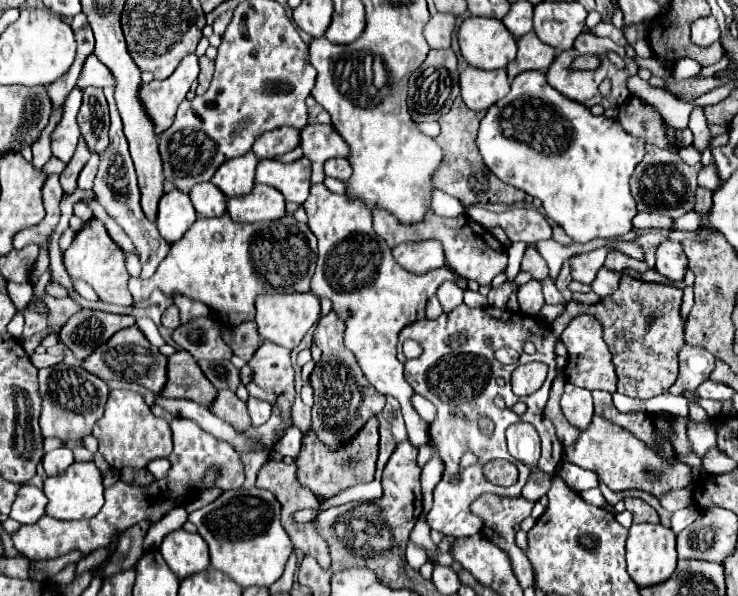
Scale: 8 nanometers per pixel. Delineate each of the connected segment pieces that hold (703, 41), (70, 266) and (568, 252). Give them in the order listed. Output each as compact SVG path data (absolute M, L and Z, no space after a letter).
M714 16L698 18L692 24L692 42L694 44L698 44L698 46L710 46L718 38L720 38L720 30L718 30L718 24L716 24Z
M98 220L86 222L84 228L76 234L72 246L64 252L62 262L66 266L66 272L72 278L78 278L78 280L84 280L86 284L90 284L94 288L94 292L100 296L102 302L120 304L120 306L130 306L132 304L132 296L126 288L128 272L124 268L124 254L120 250L120 246L116 246L110 240L102 222L98 222Z
M633 231L627 234L613 237L613 238L601 238L592 240L586 244L573 243L568 246L562 246L554 240L544 240L544 242L538 242L536 248L540 250L540 254L544 256L546 264L550 266L550 278L552 282L556 282L560 270L562 270L562 264L572 256L572 254L580 254L580 252L590 252L596 250L596 248L602 248L602 246L608 246L608 244L614 244L618 241L634 241L636 234Z

